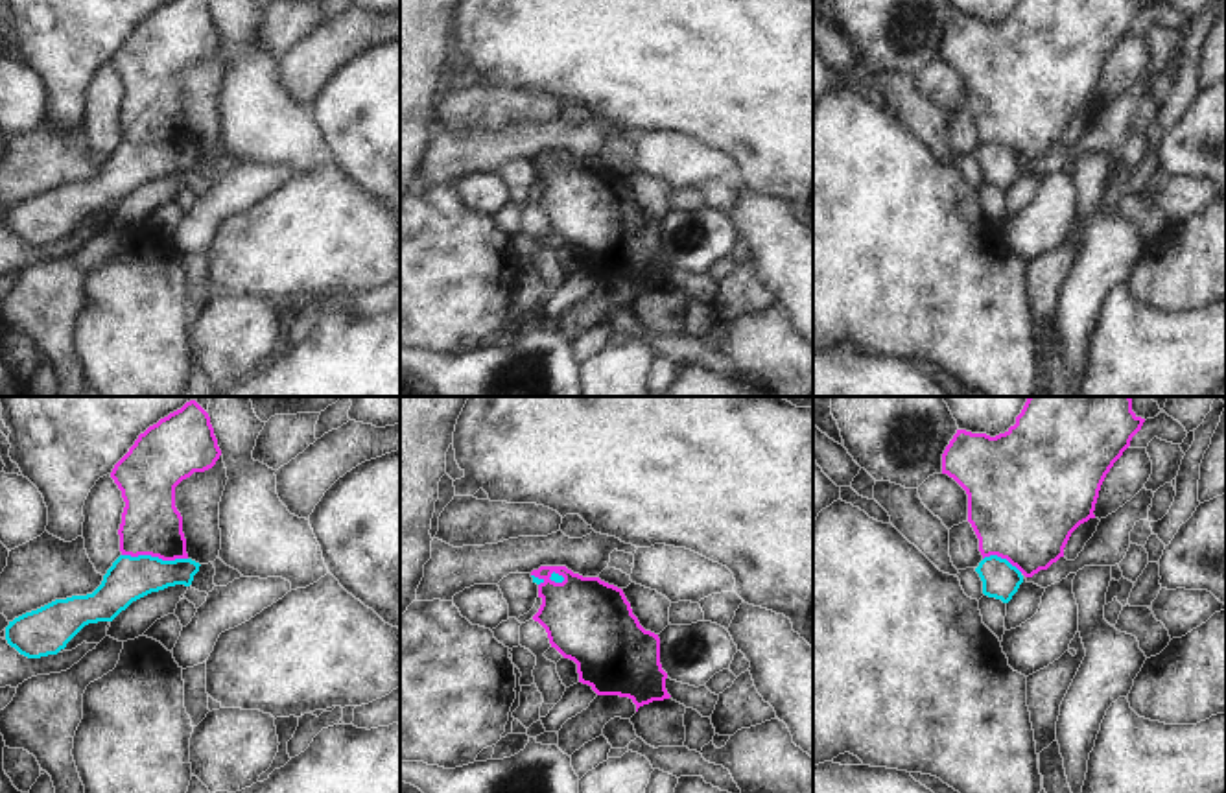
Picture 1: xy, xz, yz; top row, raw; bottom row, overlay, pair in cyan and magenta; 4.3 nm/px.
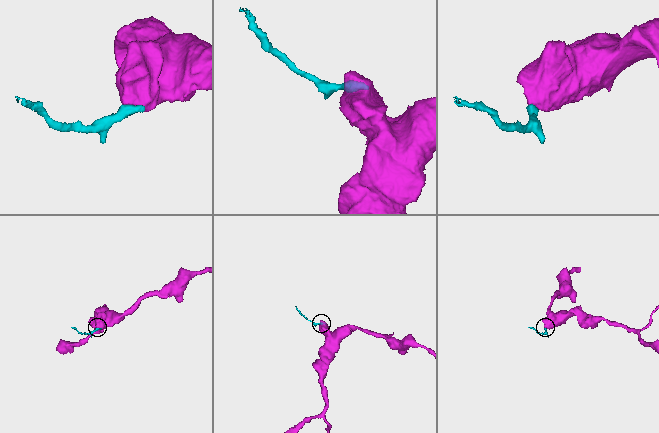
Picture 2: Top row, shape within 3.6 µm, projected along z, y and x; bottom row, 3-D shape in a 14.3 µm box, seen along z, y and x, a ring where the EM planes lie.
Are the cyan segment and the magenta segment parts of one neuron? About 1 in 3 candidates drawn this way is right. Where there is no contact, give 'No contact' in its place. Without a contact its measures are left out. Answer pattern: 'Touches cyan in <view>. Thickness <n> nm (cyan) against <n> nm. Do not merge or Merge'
Touches cyan in xy. Thickness 190 nm (cyan) against 260 nm. Do not merge

